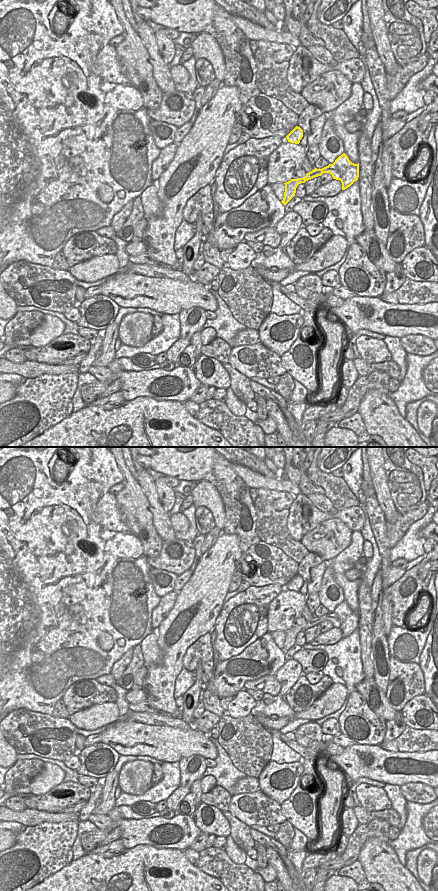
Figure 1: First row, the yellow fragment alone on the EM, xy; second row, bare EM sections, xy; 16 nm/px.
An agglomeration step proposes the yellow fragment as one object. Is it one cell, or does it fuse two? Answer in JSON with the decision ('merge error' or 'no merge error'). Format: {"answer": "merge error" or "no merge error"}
{"answer": "no merge error"}

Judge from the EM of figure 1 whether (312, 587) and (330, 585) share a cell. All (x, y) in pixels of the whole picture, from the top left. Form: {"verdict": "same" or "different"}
{"verdict": "different"}

